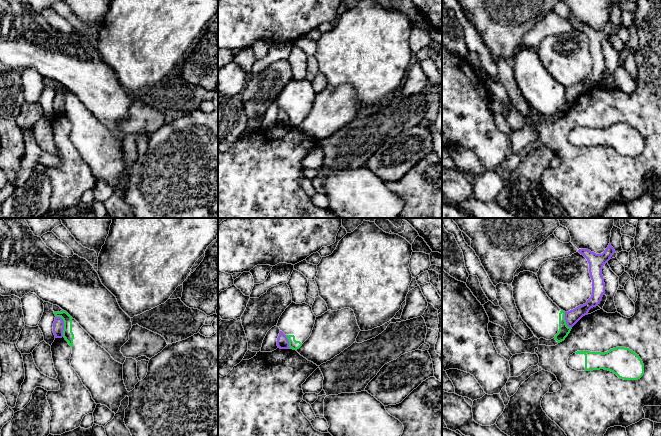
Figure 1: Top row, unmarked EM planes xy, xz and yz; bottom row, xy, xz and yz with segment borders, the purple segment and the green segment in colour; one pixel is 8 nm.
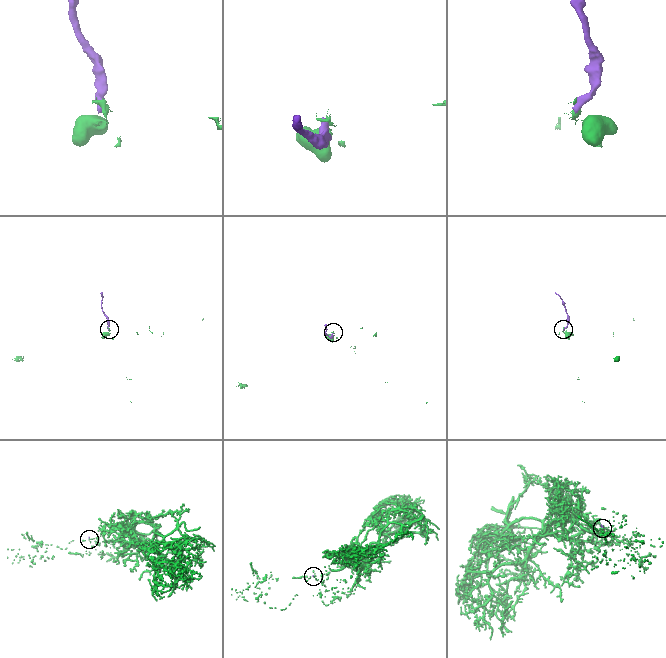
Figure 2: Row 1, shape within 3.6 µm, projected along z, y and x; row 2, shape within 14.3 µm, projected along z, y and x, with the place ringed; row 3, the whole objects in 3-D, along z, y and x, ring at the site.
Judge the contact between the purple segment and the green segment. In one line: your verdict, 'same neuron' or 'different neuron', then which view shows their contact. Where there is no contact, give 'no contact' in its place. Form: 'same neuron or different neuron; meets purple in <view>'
different neuron; meets purple in xy

